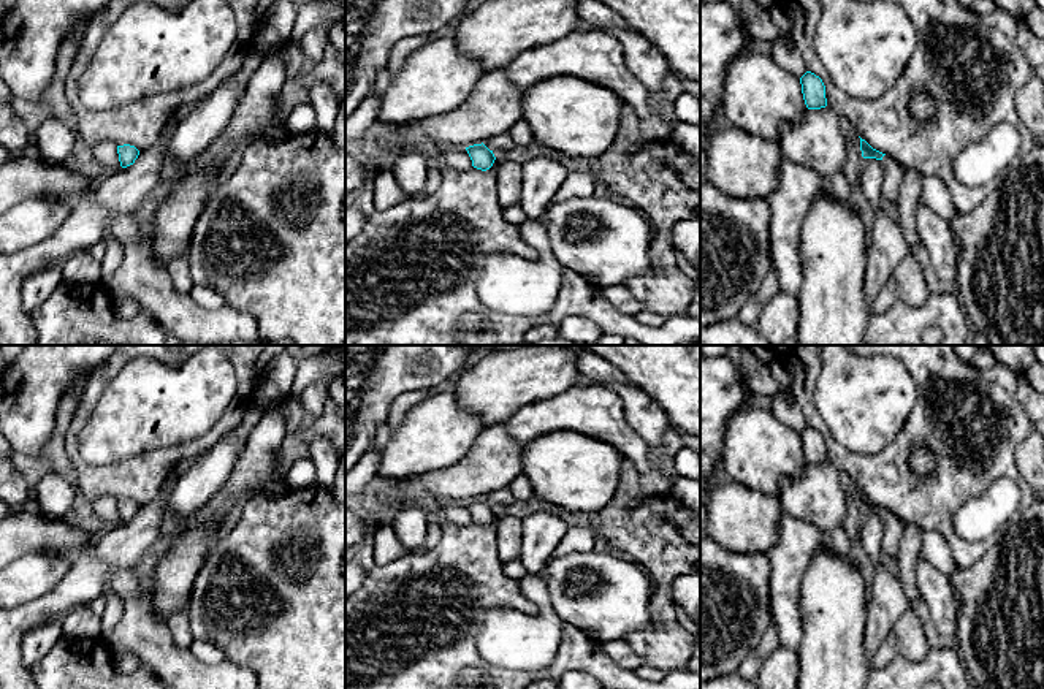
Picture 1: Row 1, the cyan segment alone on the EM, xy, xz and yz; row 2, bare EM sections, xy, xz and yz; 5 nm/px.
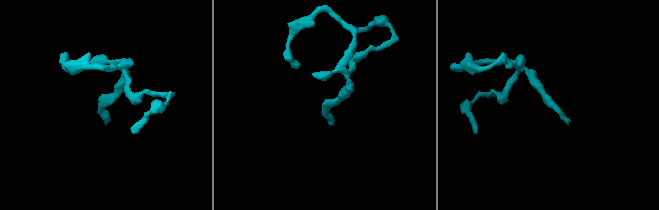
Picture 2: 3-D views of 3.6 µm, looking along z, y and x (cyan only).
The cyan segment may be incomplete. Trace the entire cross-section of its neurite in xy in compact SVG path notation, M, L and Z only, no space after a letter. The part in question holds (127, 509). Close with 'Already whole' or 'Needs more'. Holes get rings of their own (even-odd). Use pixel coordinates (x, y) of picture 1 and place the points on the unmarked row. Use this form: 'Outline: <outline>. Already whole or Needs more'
Outline: M124 499L117 501L119 516L122 523L127 523L135 518L139 510L139 505L135 501Z. Already whole

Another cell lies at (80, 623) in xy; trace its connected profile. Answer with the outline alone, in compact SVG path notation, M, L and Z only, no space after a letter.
M74 607L62 618L62 632L68 638L98 638L103 635L101 616L90 607Z

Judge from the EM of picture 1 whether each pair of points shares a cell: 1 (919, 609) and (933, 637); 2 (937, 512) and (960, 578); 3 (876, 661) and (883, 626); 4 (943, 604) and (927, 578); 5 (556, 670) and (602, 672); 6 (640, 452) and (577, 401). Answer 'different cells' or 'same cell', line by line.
1: same cell
2: different cells
3: different cells
4: same cell
5: same cell
6: same cell

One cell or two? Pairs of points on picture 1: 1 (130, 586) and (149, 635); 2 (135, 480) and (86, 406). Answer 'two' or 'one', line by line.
1: one
2: one

